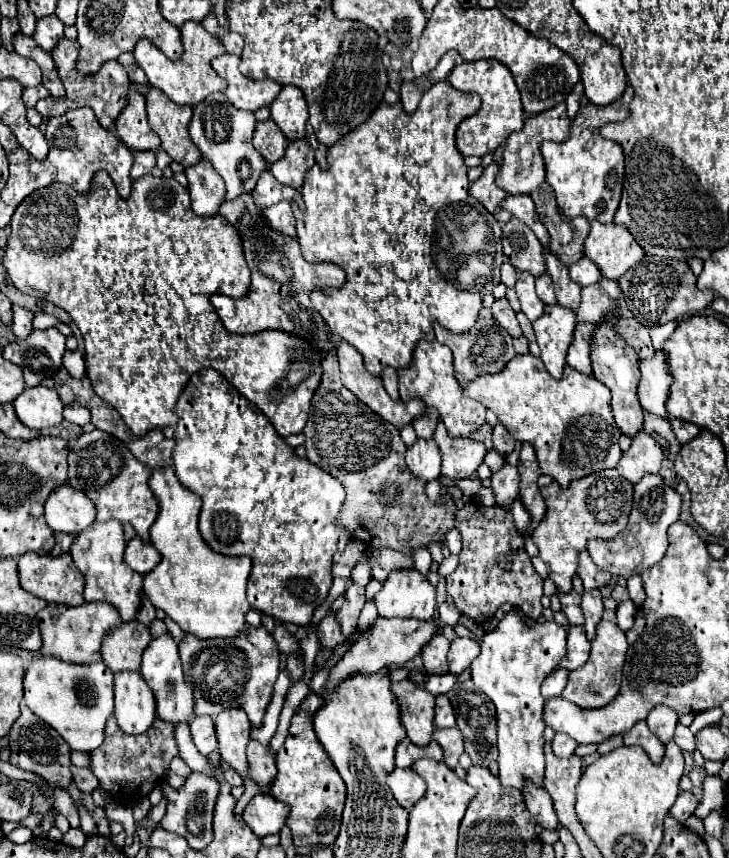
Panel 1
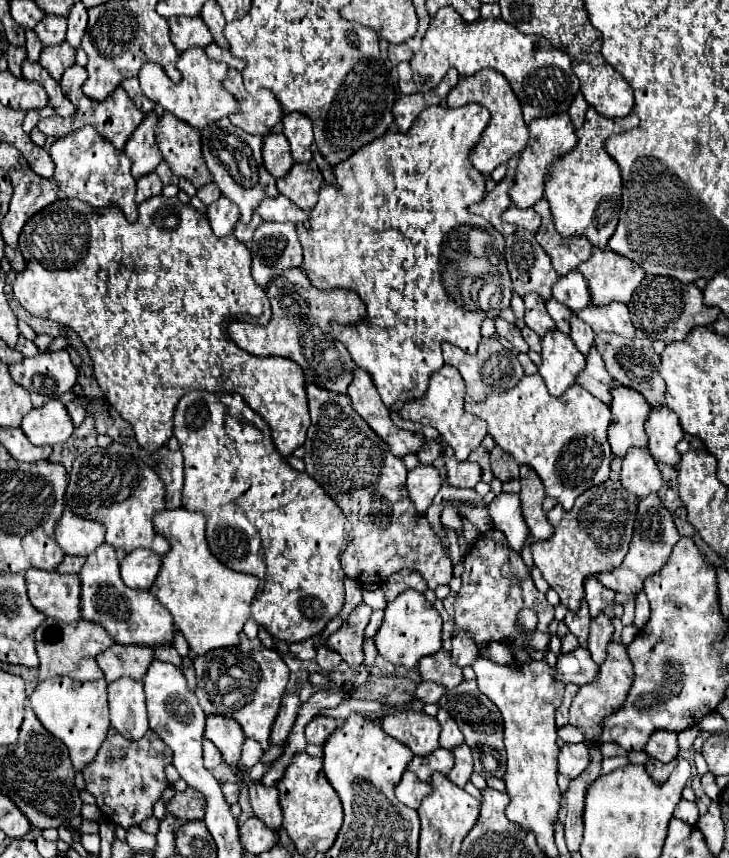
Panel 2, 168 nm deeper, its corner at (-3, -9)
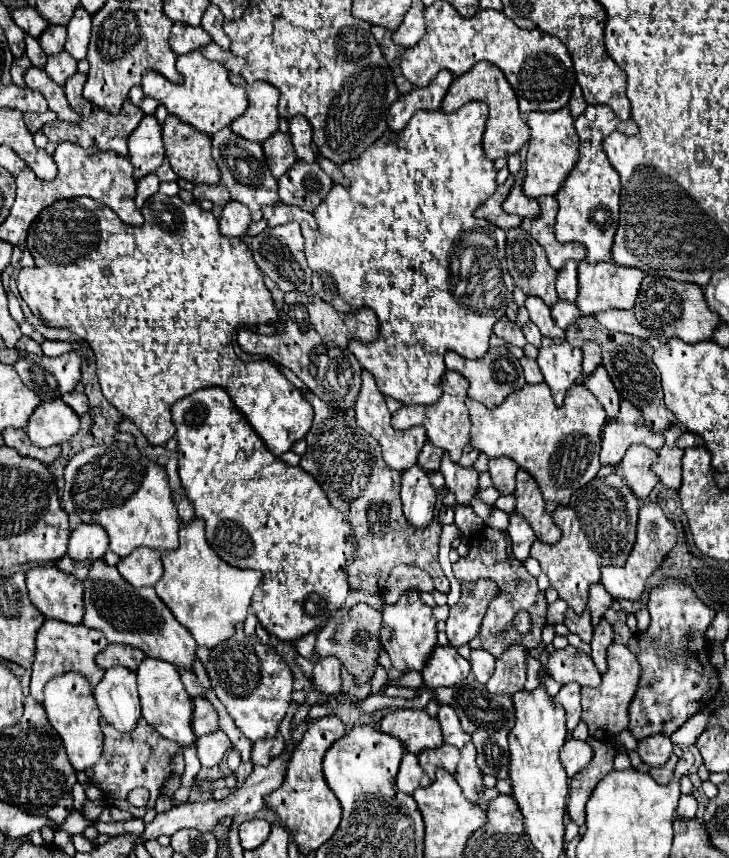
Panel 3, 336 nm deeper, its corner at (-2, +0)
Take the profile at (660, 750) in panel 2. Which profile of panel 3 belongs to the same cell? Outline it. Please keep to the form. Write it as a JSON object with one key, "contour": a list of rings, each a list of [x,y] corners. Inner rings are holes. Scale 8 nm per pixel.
{"contour":[[[654,734],[638,742],[638,754],[648,766],[662,766],[672,754],[672,742],[666,734]]]}

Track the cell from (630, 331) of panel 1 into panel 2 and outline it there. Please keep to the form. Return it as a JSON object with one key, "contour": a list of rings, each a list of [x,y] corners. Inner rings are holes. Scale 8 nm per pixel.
{"contour":[[[599,333],[595,337],[595,347],[601,353],[601,357],[607,365],[607,371],[615,379],[615,383],[639,391],[653,409],[663,405],[665,383],[663,383],[663,377],[659,375],[659,355],[655,353],[655,349],[647,337],[625,339],[625,337],[611,335],[611,333]]]}

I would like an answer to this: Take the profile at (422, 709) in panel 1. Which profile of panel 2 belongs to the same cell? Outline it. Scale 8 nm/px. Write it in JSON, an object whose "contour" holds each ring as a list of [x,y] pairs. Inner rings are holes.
{"contour":[[[399,711],[395,715],[387,715],[385,719],[381,719],[381,727],[387,735],[407,745],[415,755],[429,755],[439,747],[441,727],[437,719],[425,713]]]}

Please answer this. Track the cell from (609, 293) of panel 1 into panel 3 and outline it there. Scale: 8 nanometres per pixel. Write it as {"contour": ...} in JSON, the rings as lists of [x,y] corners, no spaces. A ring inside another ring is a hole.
{"contour":[[[606,310],[606,312],[594,314],[594,318],[608,330],[632,334],[638,338],[650,338],[650,332],[634,318],[632,310]]]}

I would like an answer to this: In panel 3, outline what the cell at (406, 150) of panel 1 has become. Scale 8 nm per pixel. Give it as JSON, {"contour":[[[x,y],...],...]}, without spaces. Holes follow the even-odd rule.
{"contour":[[[478,100],[464,104],[462,108],[458,108],[452,114],[446,114],[442,110],[420,110],[418,114],[414,114],[414,118],[410,118],[410,122],[406,124],[406,130],[402,130],[398,134],[390,132],[390,134],[382,136],[378,142],[374,142],[370,146],[370,150],[364,158],[350,160],[340,166],[342,174],[350,180],[350,188],[342,188],[338,184],[332,186],[326,200],[314,212],[314,218],[318,222],[318,228],[314,232],[310,232],[314,236],[306,236],[306,260],[308,260],[308,266],[312,268],[312,292],[316,296],[320,296],[322,300],[330,302],[334,308],[340,308],[342,312],[348,312],[348,310],[360,308],[360,306],[368,306],[376,312],[378,338],[374,342],[360,342],[360,340],[354,342],[352,340],[348,344],[348,348],[356,356],[356,360],[368,372],[372,372],[378,390],[384,396],[400,400],[402,404],[424,404],[424,406],[434,404],[442,396],[440,380],[444,374],[444,352],[454,350],[464,358],[482,358],[486,354],[486,350],[490,348],[488,338],[492,334],[494,322],[506,314],[506,306],[512,300],[514,282],[506,270],[506,258],[504,258],[506,234],[502,228],[472,216],[476,206],[486,202],[496,190],[496,168],[494,168],[492,160],[488,160],[482,152],[482,134],[484,134],[486,120],[488,120],[488,106]],[[488,252],[490,252],[490,266],[488,266],[490,278],[486,280],[484,276],[488,276],[488,274],[484,274],[484,270],[476,268],[474,264],[478,264],[478,258],[484,258],[484,254],[488,254]]]}

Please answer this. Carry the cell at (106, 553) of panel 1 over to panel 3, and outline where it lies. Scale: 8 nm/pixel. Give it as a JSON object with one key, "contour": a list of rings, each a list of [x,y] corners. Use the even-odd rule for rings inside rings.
{"contour":[[[96,558],[90,564],[90,572],[84,580],[84,606],[86,614],[82,624],[102,630],[108,642],[140,648],[146,656],[172,662],[178,668],[192,668],[196,658],[192,634],[174,618],[154,588],[134,588],[120,576],[116,566],[108,566],[104,558]]]}

